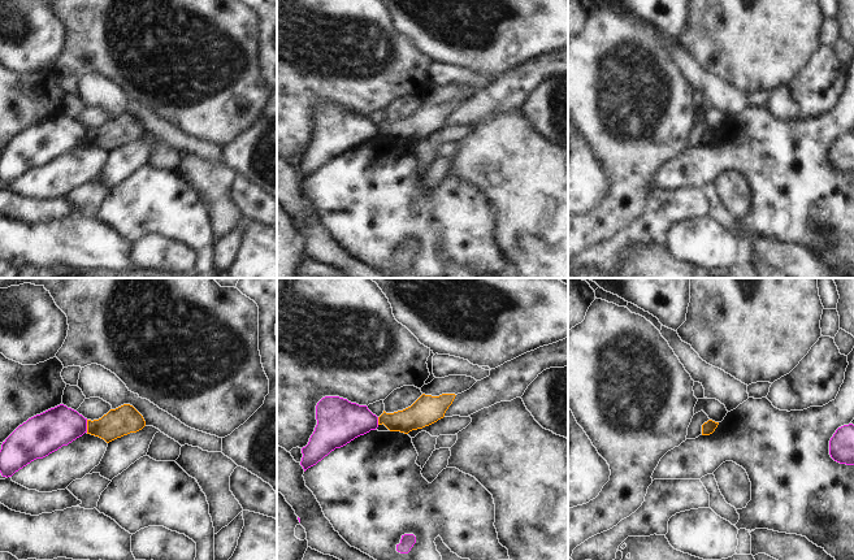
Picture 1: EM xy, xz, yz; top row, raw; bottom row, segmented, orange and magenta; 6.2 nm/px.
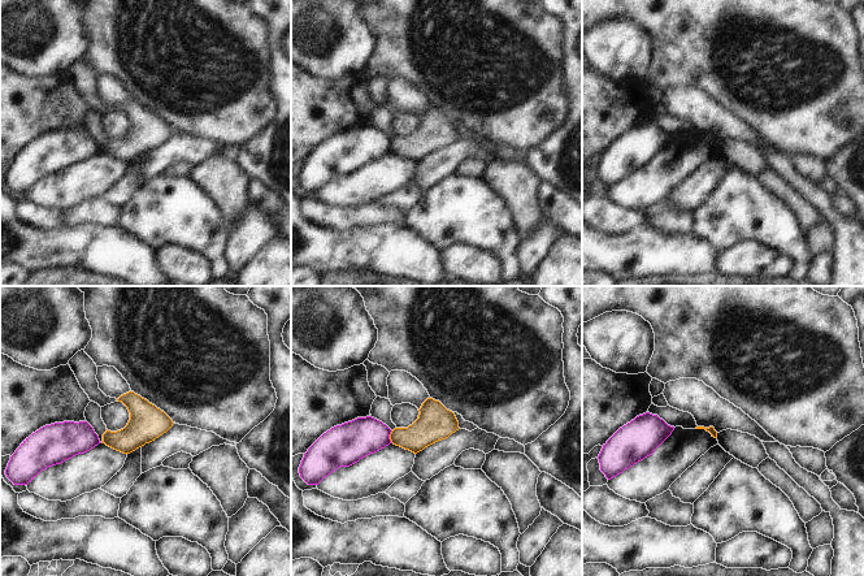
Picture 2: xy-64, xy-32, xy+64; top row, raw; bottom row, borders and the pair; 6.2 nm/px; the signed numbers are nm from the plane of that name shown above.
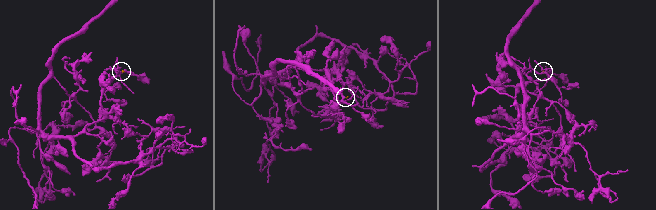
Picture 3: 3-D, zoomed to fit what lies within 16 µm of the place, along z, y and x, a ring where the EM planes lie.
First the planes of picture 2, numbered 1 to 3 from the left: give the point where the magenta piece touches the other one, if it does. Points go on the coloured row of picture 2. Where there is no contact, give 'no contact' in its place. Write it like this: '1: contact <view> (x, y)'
1: no contact
2: contact xy-32 (390, 437)
3: no contact

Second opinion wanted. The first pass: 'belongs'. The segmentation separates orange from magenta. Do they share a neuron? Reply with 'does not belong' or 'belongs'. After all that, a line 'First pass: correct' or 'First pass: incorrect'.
does not belong
First pass: incorrect

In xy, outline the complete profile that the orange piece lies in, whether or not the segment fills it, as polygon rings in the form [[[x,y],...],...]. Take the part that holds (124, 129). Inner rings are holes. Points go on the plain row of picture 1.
[[[130,113],[110,118],[99,129],[87,129],[87,143],[99,146],[107,152],[136,142],[146,135],[143,125]]]

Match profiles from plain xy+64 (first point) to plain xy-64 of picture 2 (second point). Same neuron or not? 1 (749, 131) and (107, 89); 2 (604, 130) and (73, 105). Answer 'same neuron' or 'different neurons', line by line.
1: same neuron
2: same neuron

